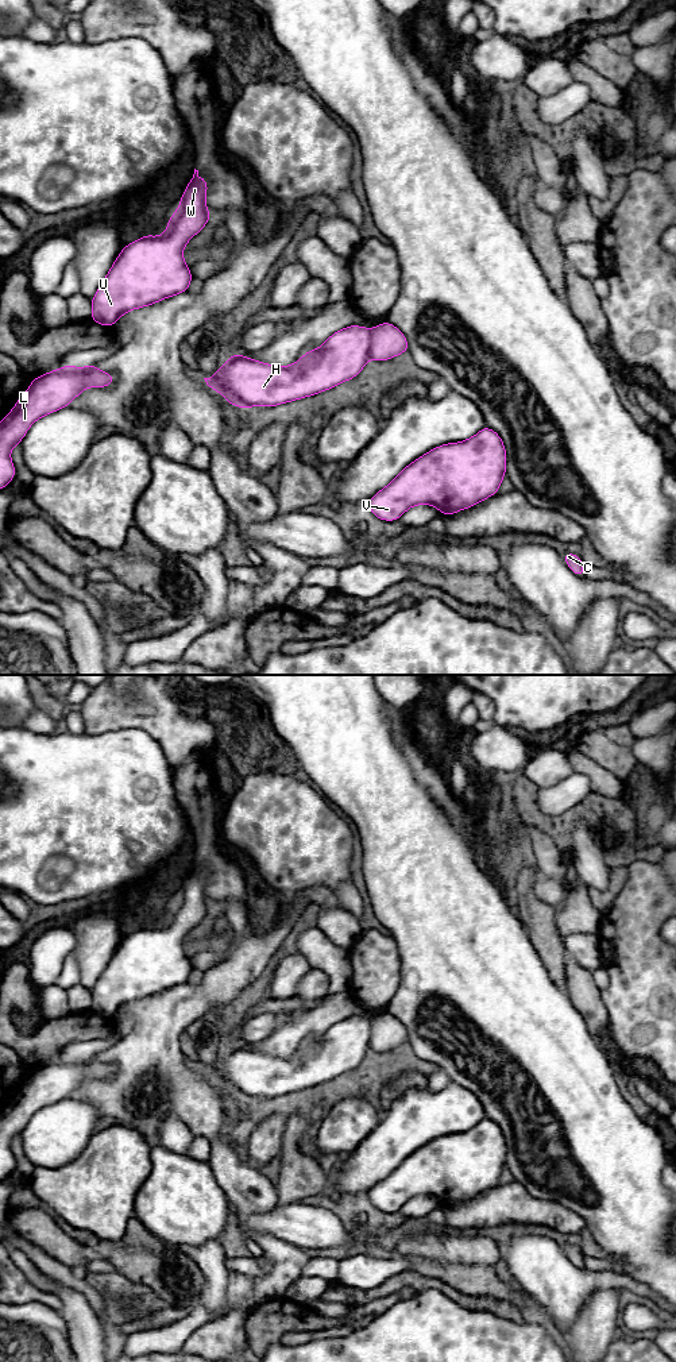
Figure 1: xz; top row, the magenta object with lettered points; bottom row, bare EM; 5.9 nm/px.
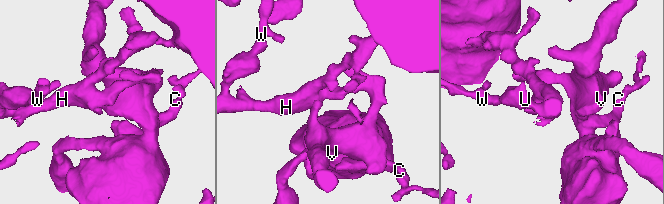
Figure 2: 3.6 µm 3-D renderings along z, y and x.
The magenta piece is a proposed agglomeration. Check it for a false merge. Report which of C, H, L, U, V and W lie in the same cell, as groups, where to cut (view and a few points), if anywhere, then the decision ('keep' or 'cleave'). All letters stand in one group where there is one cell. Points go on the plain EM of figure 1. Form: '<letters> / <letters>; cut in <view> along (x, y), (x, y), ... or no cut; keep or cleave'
C V / H L U W; cut in xz along (371, 1021), (369, 1048); cleave

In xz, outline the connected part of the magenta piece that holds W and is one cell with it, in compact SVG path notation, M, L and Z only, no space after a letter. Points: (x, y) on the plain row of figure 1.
M194 860L193 869L185 879L178 900L167 911L167 921L155 929L150 925L123 938L107 968L100 975L97 984L90 989L90 1011L104 1018L113 1015L127 1003L154 996L167 988L185 984L193 971L192 961L186 957L182 942L186 934L204 921L212 910L205 887L208 872Z

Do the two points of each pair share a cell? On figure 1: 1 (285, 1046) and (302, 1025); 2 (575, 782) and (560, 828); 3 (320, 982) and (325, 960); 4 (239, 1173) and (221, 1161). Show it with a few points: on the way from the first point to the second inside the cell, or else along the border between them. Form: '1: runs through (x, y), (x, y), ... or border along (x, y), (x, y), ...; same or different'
1: runs through (286, 1041), (297, 1030); same
2: border along (590, 793), (559, 815), (547, 815), (536, 802); different
3: border along (312, 967), (320, 968), (328, 976), (329, 992); different
4: runs through (235, 1173), (226, 1165); same

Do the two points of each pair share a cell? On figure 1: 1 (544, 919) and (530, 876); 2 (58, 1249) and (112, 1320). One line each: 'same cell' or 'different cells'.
1: same cell
2: different cells

